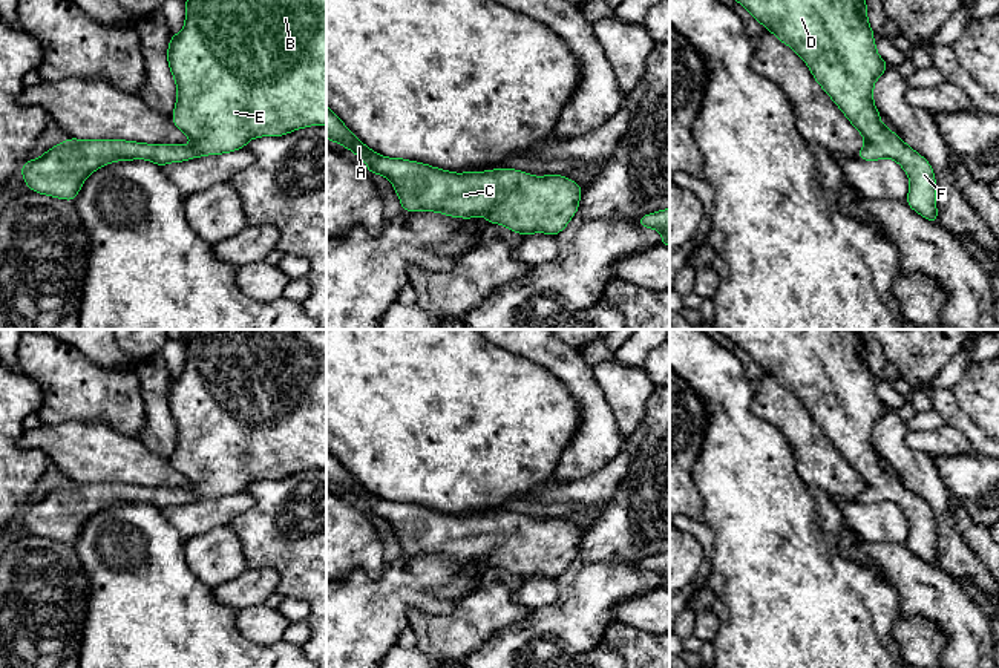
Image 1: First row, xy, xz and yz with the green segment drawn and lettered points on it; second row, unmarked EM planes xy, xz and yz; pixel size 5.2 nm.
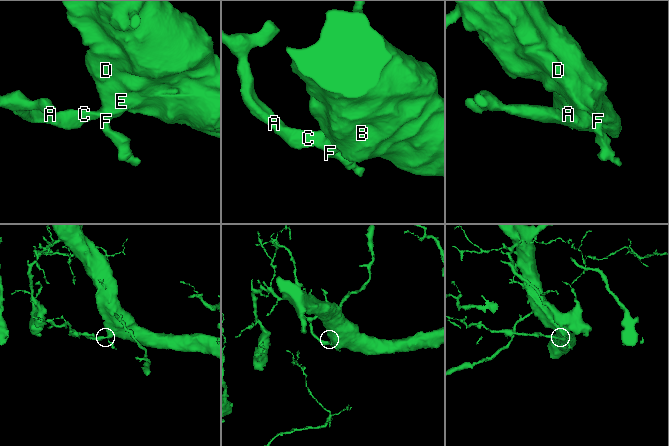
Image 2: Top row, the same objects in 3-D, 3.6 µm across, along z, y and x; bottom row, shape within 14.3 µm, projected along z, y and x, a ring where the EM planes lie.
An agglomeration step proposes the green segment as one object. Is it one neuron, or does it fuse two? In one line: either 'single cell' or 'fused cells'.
single cell

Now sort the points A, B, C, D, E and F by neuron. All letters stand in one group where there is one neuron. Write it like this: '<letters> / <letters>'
A B C D E F

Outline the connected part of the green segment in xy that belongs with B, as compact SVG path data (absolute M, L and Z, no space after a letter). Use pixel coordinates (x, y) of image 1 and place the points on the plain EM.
M190 329L185 351L184 371L172 378L167 403L176 424L172 463L192 489L69 481L40 501L28 503L20 512L32 535L74 544L86 521L113 504L147 503L162 510L169 506L234 495L253 481L326 469L326 329Z

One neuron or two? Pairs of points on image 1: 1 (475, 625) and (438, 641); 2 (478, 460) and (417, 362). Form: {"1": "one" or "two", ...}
{"1": "one", "2": "one"}

